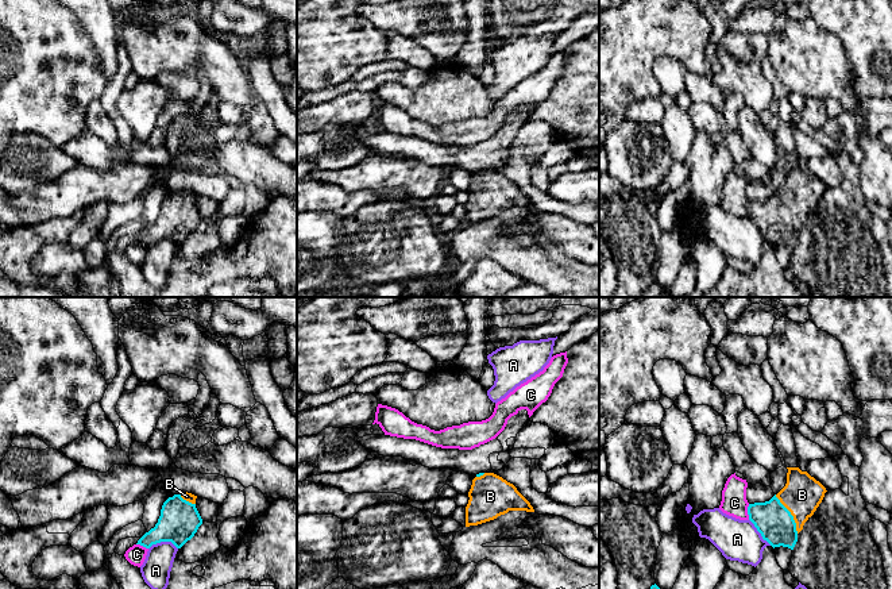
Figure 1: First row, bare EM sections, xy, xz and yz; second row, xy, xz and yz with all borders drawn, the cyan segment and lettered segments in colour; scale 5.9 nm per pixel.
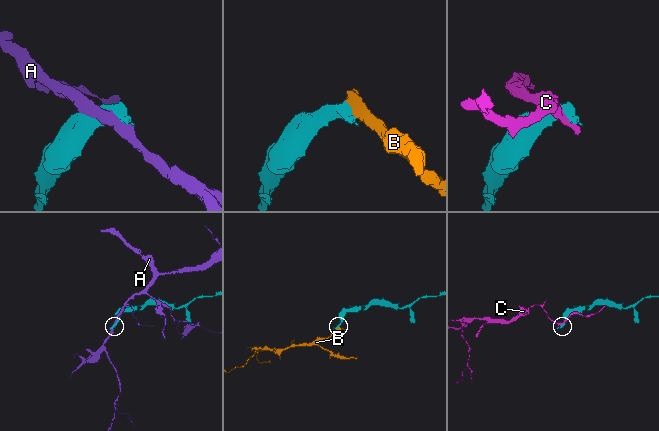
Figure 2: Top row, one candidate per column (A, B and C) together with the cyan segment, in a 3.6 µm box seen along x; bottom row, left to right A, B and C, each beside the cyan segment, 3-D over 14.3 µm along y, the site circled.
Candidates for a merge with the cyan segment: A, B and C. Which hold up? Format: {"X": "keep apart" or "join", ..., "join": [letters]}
{"A": "keep apart", "B": "join", "C": "keep apart", "join": ["B"]}

